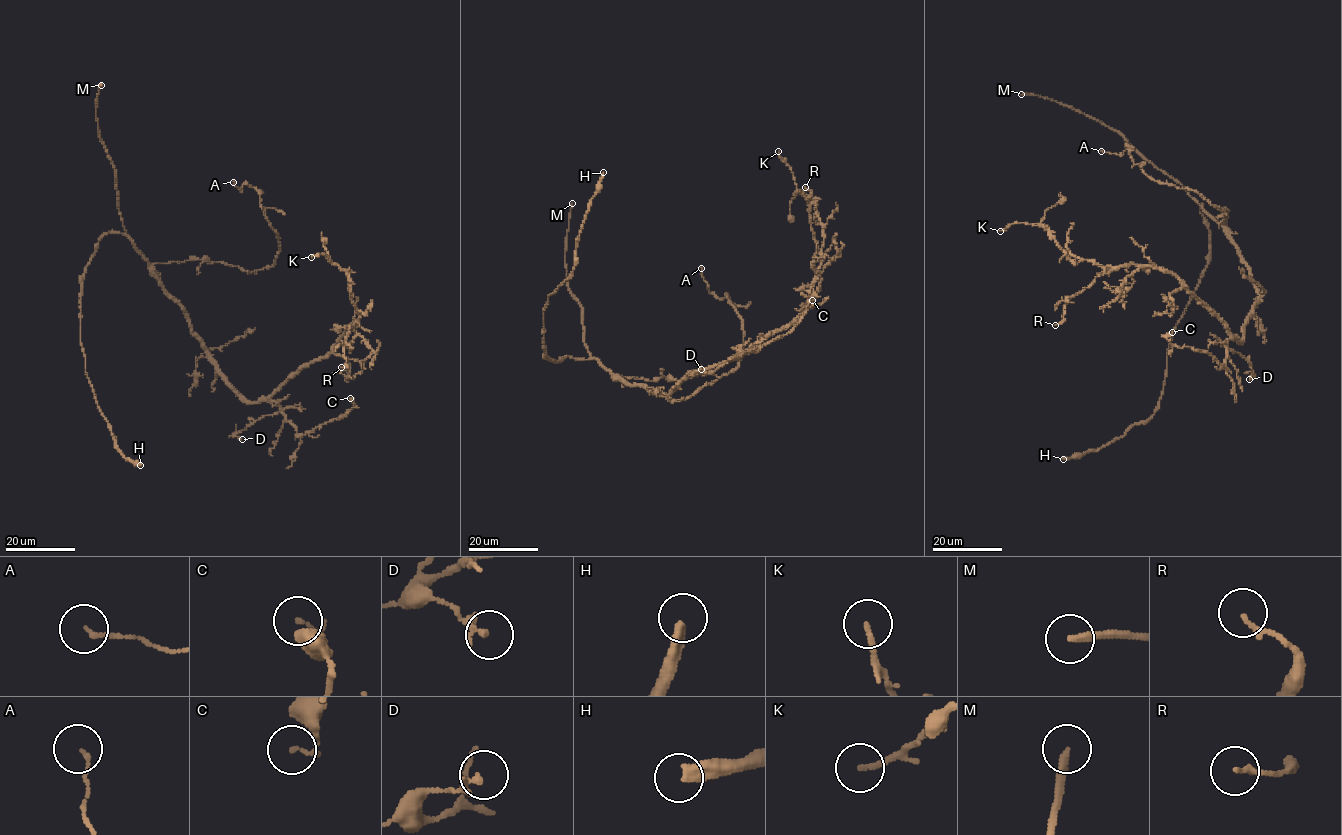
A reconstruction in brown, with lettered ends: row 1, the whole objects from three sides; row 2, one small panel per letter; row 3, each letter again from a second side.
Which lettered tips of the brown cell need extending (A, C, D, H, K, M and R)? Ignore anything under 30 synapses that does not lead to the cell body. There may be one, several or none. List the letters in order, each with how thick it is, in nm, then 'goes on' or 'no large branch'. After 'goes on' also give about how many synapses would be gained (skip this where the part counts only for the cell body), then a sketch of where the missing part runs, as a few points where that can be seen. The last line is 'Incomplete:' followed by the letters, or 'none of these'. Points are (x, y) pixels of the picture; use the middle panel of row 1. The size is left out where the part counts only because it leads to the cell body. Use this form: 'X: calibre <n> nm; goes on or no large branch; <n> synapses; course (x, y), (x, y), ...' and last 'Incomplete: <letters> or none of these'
A: calibre 120 nm; no large branch
C: calibre 110 nm; no large branch
D: calibre 200 nm; no large branch
H: calibre 380 nm; goes on; 140 synapses; course (603, 172), (614, 144), (640, 123), (676, 82), (679, 72), (695, 66), (729, 38), (743, 39)
K: calibre 150 nm; no large branch
M: calibre 220 nm; goes on; course (572, 203), (580, 156), (603, 96), (606, 71), (597, 57), (579, 45), (565, 23), (544, 6)
R: calibre 170 nm; no large branch
Incomplete: H, M

